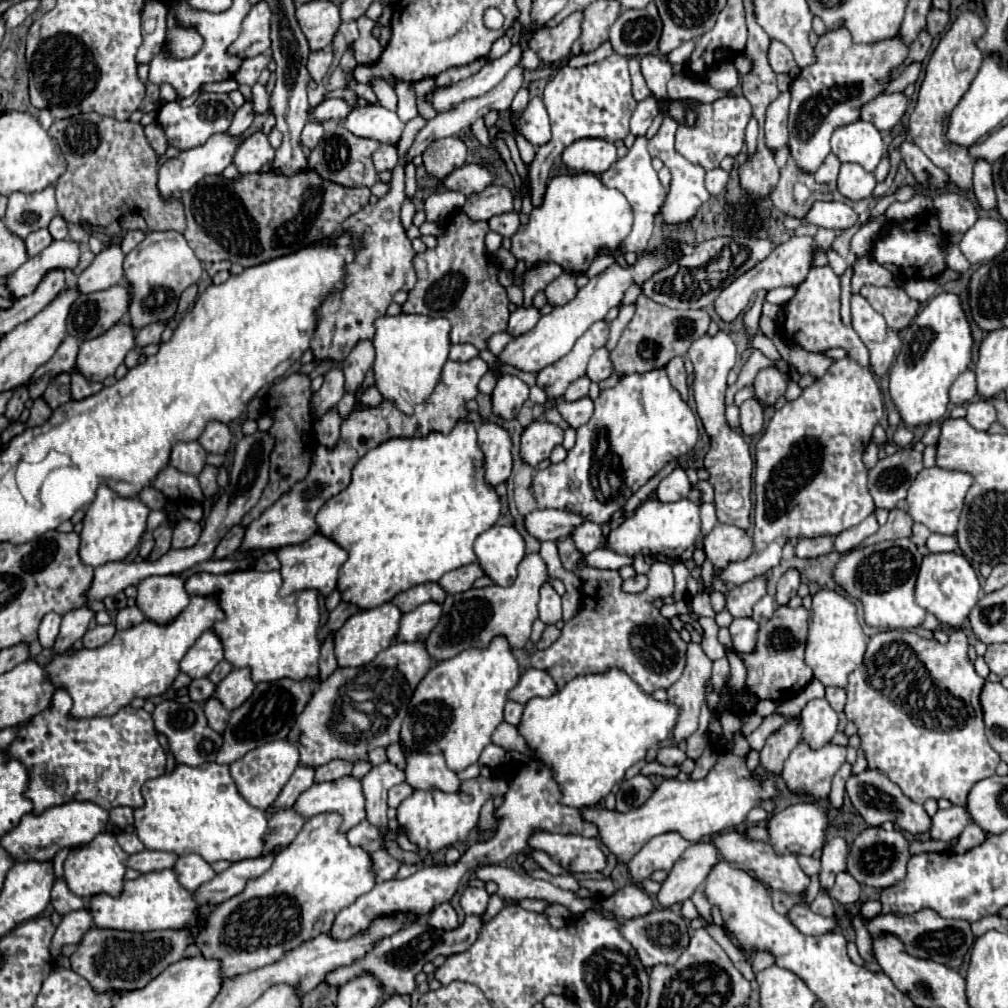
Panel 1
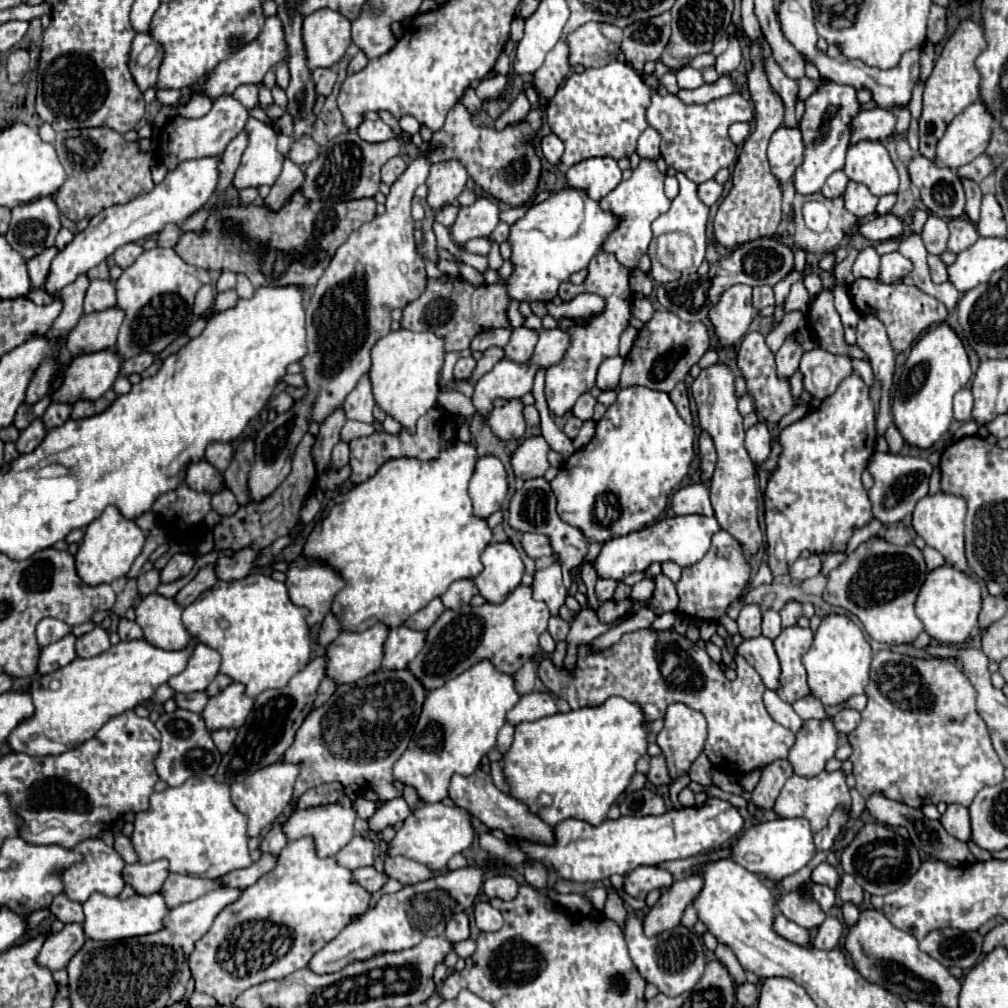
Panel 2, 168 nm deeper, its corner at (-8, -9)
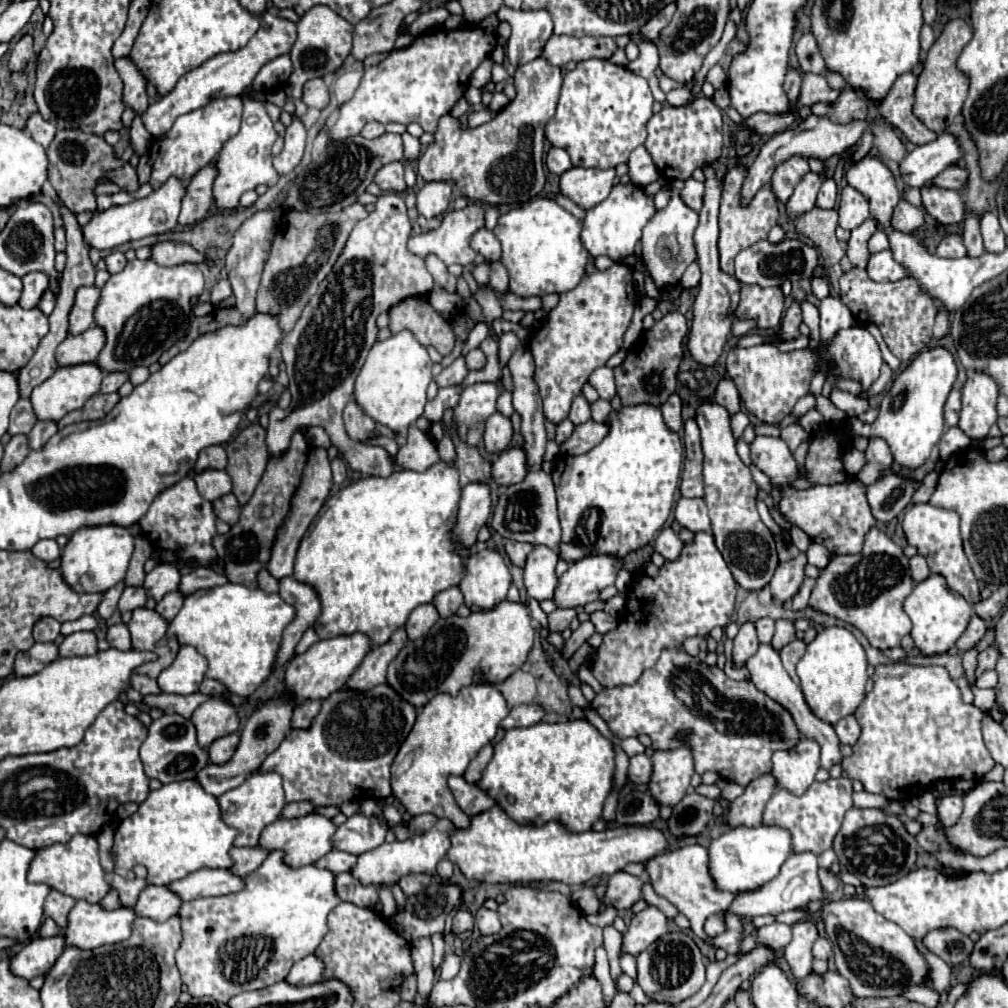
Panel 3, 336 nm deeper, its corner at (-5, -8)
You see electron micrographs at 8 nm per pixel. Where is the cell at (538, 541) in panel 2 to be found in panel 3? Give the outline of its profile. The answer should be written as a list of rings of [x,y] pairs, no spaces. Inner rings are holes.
[[[506,540],[504,548],[506,548],[506,554],[508,554],[510,562],[514,566],[520,566],[520,568],[524,566],[524,558],[528,556],[528,550],[532,550],[530,544],[526,544],[526,542],[512,542],[512,540]]]

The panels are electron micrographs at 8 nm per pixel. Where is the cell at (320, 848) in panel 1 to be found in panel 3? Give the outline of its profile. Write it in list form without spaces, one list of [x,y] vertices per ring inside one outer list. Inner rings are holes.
[[[270,852],[258,870],[244,878],[244,888],[234,894],[200,898],[184,902],[178,910],[182,926],[182,942],[176,950],[176,964],[182,974],[182,982],[192,996],[210,996],[218,1002],[228,1002],[232,996],[246,990],[260,990],[282,982],[290,968],[312,954],[328,932],[326,916],[340,904],[334,892],[334,874],[320,870],[314,864],[302,868],[290,868],[284,864],[284,852]]]

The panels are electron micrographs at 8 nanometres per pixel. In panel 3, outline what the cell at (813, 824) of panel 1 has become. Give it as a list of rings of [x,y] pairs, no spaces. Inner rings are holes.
[[[740,826],[712,840],[708,848],[708,872],[718,890],[736,894],[772,880],[780,872],[780,866],[790,854],[792,842],[788,830],[778,826],[756,826],[756,828]]]

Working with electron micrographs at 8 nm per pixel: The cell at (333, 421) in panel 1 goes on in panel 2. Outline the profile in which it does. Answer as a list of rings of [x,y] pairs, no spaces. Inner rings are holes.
[[[339,441],[333,449],[333,467],[341,469],[349,463],[349,445],[345,441]]]

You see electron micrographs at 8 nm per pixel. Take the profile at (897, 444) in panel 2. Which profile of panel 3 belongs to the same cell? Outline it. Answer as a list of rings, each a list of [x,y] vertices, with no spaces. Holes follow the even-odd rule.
[[[870,438],[870,444],[866,448],[866,464],[860,470],[858,478],[864,484],[874,484],[882,478],[886,470],[892,466],[892,454],[888,450],[888,444],[880,438]]]

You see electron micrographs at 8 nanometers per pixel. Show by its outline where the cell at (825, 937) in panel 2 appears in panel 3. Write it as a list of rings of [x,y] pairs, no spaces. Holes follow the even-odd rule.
[[[820,936],[816,942],[814,942],[814,958],[820,958],[820,960],[828,960],[832,956],[832,942],[828,942],[826,936]]]

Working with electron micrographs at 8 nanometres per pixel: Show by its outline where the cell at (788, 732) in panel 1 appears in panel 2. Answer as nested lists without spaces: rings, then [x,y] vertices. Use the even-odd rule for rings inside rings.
[[[777,759],[763,769],[761,781],[753,789],[753,803],[763,809],[771,809],[779,797],[785,781],[793,775],[793,765],[787,759]]]

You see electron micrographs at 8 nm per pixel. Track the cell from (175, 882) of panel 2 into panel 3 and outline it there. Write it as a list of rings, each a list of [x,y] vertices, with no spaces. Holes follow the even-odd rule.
[[[146,886],[134,906],[134,912],[138,916],[164,922],[178,914],[180,904],[180,898],[176,898],[176,894],[172,894],[166,886]]]

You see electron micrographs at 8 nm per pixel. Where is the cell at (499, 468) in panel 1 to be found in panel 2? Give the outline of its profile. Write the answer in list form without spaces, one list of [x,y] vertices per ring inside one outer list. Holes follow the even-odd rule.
[[[483,455],[477,461],[475,475],[471,477],[469,483],[475,515],[489,517],[493,511],[501,509],[507,489],[509,489],[507,471],[501,459],[495,455]]]

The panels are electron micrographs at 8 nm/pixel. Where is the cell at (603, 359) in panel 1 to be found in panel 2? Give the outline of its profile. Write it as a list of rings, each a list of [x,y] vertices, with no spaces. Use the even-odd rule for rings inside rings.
[[[609,357],[609,359],[605,359],[605,361],[599,365],[597,387],[599,387],[601,391],[617,389],[617,387],[619,387],[621,369],[623,369],[623,359],[621,359],[621,357]]]

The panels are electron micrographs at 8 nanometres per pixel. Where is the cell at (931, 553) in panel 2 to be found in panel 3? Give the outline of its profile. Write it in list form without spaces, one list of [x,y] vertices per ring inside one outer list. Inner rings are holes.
[[[920,554],[910,558],[910,574],[912,574],[914,584],[918,584],[918,582],[922,582],[922,580],[926,580],[930,576],[928,564],[924,562],[924,558],[920,558]]]

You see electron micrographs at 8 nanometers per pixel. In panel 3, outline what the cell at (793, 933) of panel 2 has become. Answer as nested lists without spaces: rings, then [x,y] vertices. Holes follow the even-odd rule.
[[[772,922],[770,926],[758,928],[756,940],[758,940],[758,944],[768,946],[768,948],[780,952],[780,950],[784,950],[784,946],[788,946],[788,942],[792,940],[792,930],[790,930],[788,924]]]

